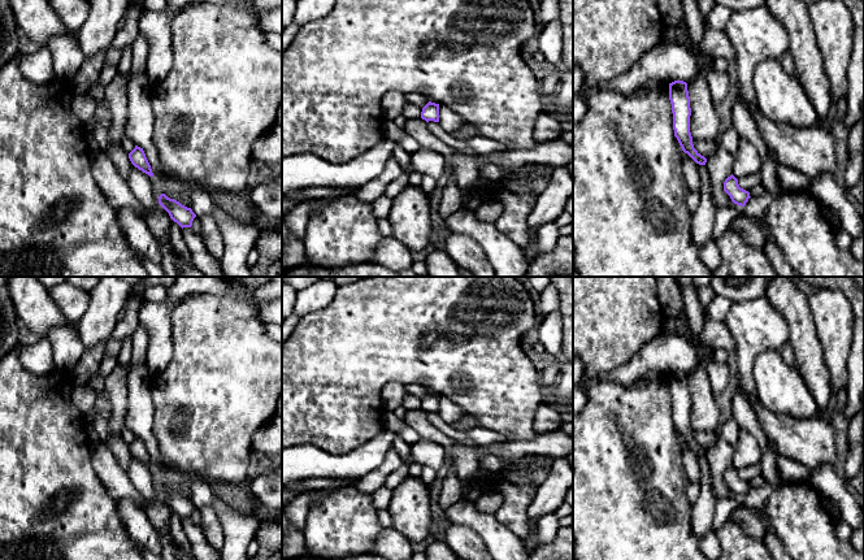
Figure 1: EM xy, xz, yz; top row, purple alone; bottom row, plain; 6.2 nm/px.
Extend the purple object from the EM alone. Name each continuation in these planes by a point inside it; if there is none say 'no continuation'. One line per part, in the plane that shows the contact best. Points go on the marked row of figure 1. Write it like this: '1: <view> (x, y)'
no continuation

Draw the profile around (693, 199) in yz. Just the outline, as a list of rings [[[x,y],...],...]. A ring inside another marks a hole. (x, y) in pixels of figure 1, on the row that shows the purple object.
[[[689,190],[686,196],[686,204],[689,207],[690,213],[692,214],[700,204],[700,192]]]

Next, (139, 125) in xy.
[[[131,74],[127,83],[127,120],[125,136],[140,147],[151,165],[153,175],[169,178],[159,159],[153,136],[153,110],[151,107],[151,87],[146,74]]]

